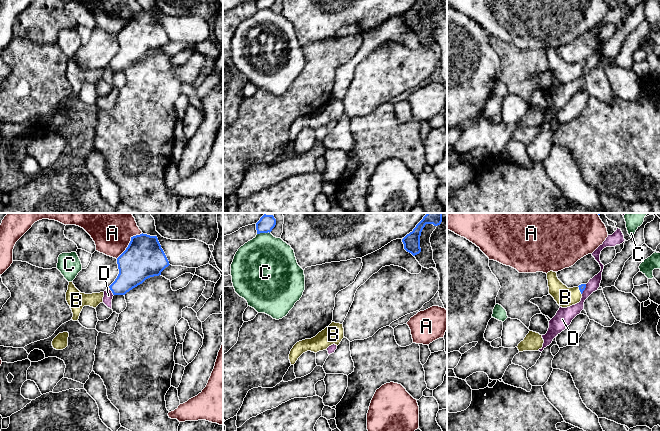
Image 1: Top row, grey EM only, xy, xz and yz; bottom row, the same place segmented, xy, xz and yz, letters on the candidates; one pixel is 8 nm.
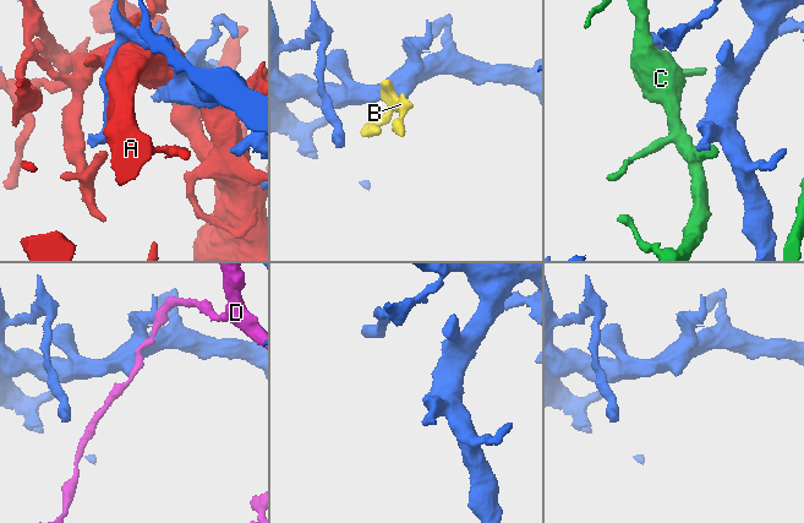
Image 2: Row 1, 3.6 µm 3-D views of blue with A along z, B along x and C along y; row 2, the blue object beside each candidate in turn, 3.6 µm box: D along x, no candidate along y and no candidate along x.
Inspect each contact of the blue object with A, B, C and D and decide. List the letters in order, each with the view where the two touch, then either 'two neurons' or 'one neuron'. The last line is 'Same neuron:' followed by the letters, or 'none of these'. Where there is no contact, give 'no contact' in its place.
A: xy | two neurons
B: yz | one neuron
C: xz | two neurons
D: xy | two neurons
Same neuron: B

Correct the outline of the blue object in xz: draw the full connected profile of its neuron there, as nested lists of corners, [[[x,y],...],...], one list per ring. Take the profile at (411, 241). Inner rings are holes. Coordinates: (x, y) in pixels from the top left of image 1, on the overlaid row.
[[[427,213],[423,219],[416,225],[412,232],[407,234],[402,242],[404,249],[411,253],[413,256],[421,252],[420,236],[426,224],[433,224],[434,226],[440,225],[442,222],[442,213]]]

